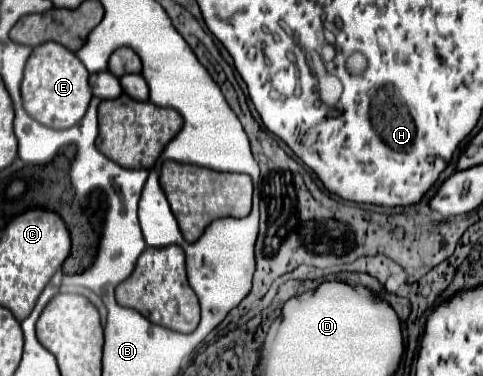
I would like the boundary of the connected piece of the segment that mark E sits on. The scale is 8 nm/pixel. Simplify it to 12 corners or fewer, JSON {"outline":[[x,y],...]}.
{"outline":[[57,42],[25,64],[25,112],[71,128],[91,100],[87,68]]}

